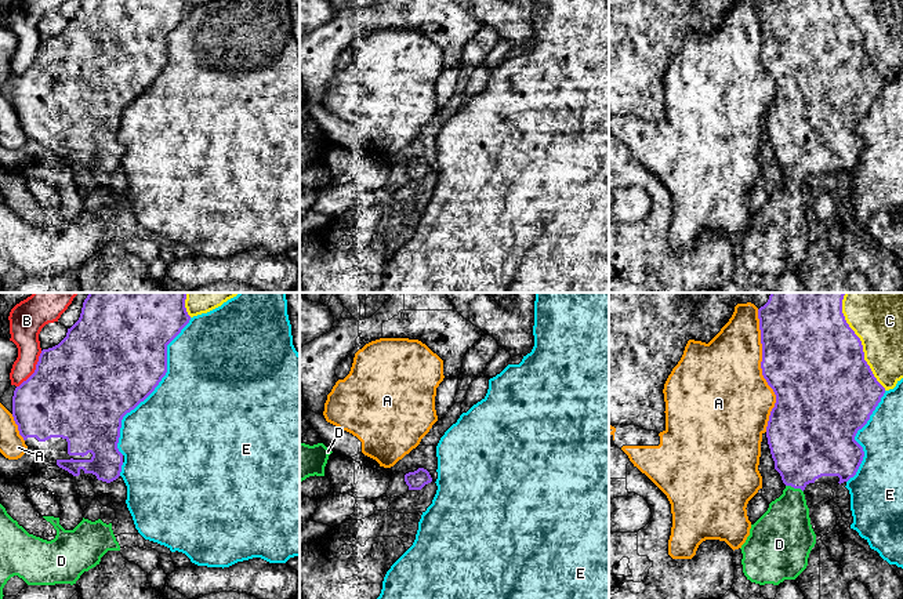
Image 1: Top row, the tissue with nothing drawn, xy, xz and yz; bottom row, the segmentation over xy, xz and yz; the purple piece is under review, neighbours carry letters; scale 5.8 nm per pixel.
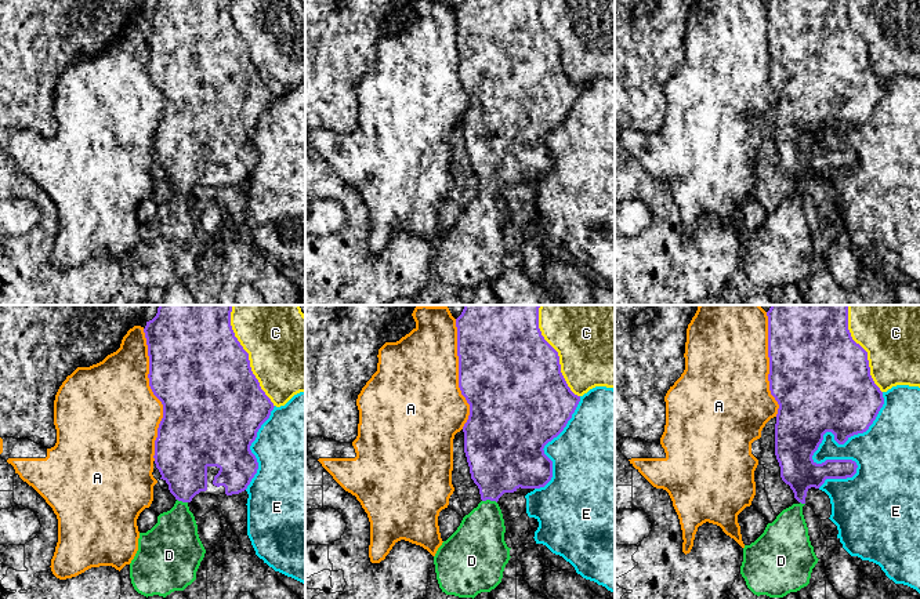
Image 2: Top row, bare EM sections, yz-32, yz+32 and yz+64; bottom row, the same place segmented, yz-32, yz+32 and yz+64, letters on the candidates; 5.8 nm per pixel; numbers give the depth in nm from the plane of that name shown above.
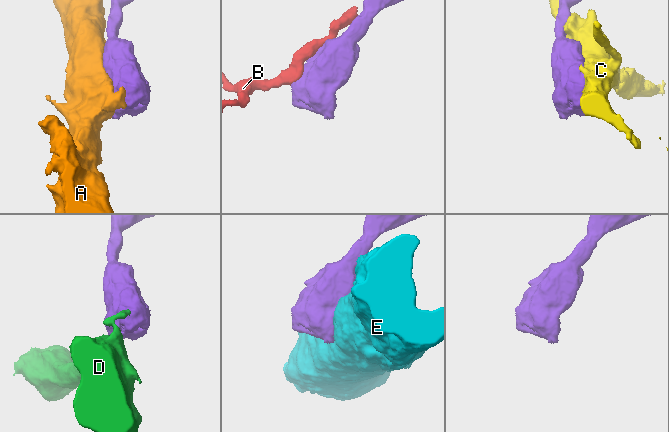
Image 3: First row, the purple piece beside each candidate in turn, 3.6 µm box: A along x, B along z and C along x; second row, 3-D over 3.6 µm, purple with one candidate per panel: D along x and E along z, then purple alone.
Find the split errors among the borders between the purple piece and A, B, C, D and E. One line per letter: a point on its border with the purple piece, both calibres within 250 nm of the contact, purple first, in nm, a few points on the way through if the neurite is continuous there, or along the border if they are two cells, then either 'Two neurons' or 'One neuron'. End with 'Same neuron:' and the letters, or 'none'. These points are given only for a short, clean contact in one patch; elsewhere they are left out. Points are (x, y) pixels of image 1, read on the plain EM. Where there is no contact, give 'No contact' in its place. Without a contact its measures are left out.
A: Touches purple at yz (762, 61). Thickness 500 nm (purple) against 480 nm. Two neurons
B: Touches purple at xy (35, 61). Thickness 500 nm (purple) against 170 nm. Two neurons
C: Touches purple at yz (862, 40). Thickness 500 nm (purple) against 260 nm. Two neurons
D: Touches purple at yz (794, 178). Thickness 400 nm (purple) against 300 nm. Path across: yz (805, 137), (794, 178), (784, 220). One neuron
E: Touches purple at xy (155, 77). Thickness 500 nm (purple) against 500 nm. Two neurons
Same neuron: D

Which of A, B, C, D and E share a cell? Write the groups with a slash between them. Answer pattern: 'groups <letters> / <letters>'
groups A / B / C / D / E

